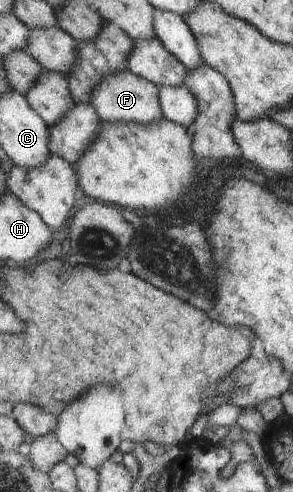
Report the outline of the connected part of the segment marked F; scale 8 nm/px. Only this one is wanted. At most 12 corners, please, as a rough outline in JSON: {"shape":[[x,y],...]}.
{"shape":[[127,69],[90,94],[105,122],[165,119],[158,86]]}

